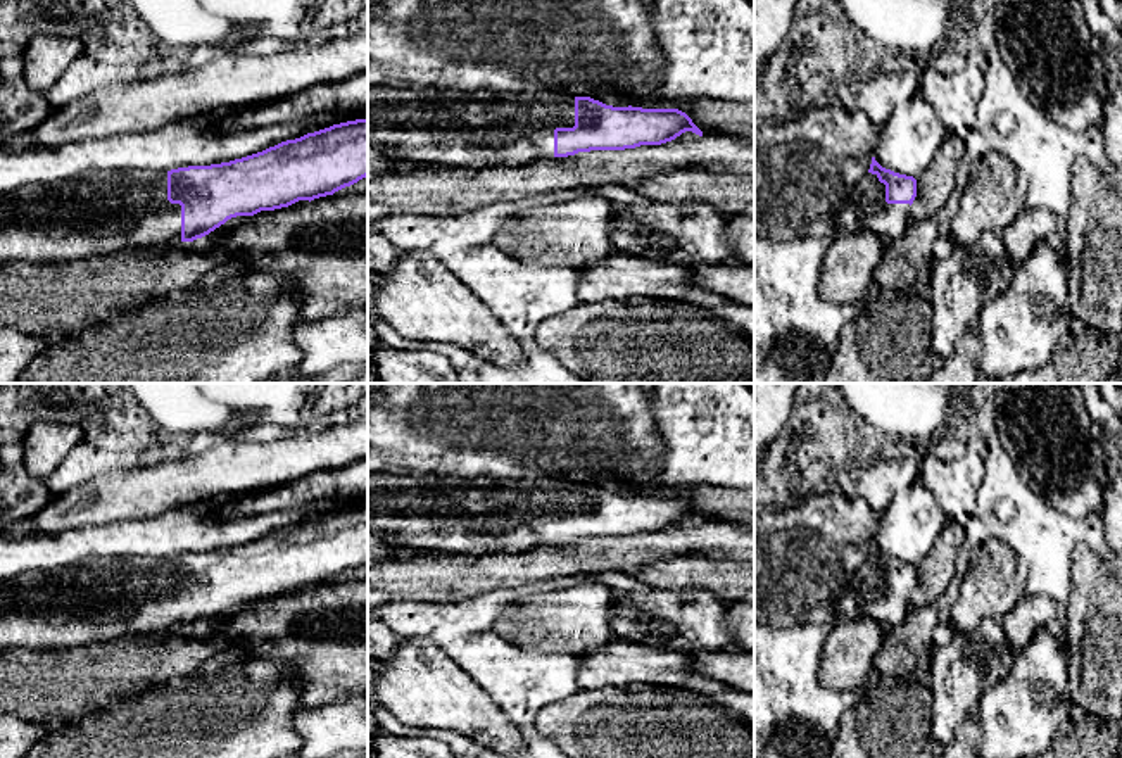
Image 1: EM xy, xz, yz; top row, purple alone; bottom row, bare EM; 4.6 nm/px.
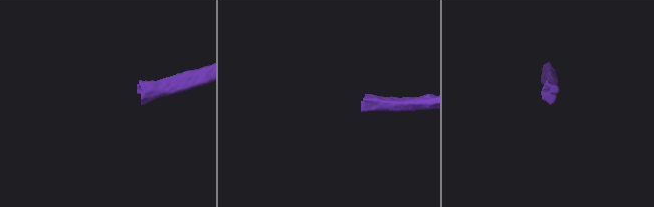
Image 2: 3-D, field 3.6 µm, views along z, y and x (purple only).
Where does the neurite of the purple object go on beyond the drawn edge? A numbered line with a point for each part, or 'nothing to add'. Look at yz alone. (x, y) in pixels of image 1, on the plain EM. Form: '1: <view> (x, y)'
1: yz (888, 608)

